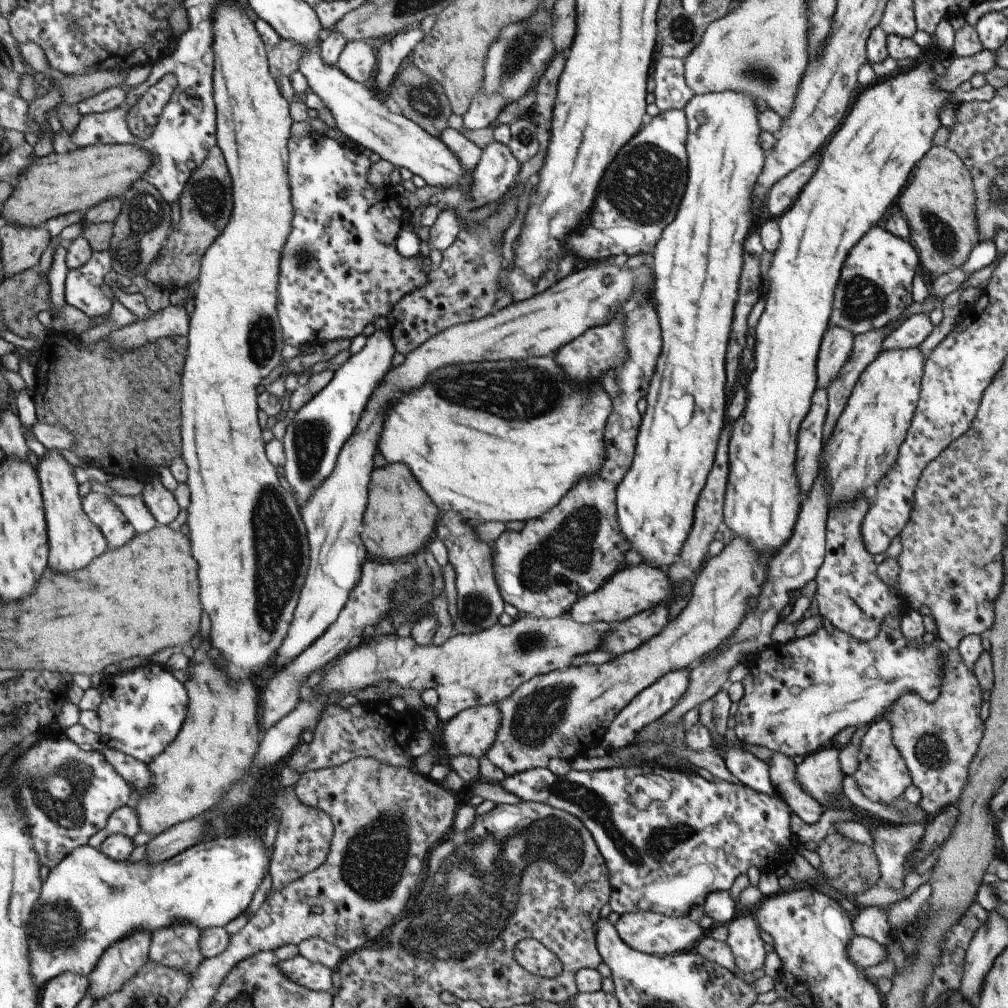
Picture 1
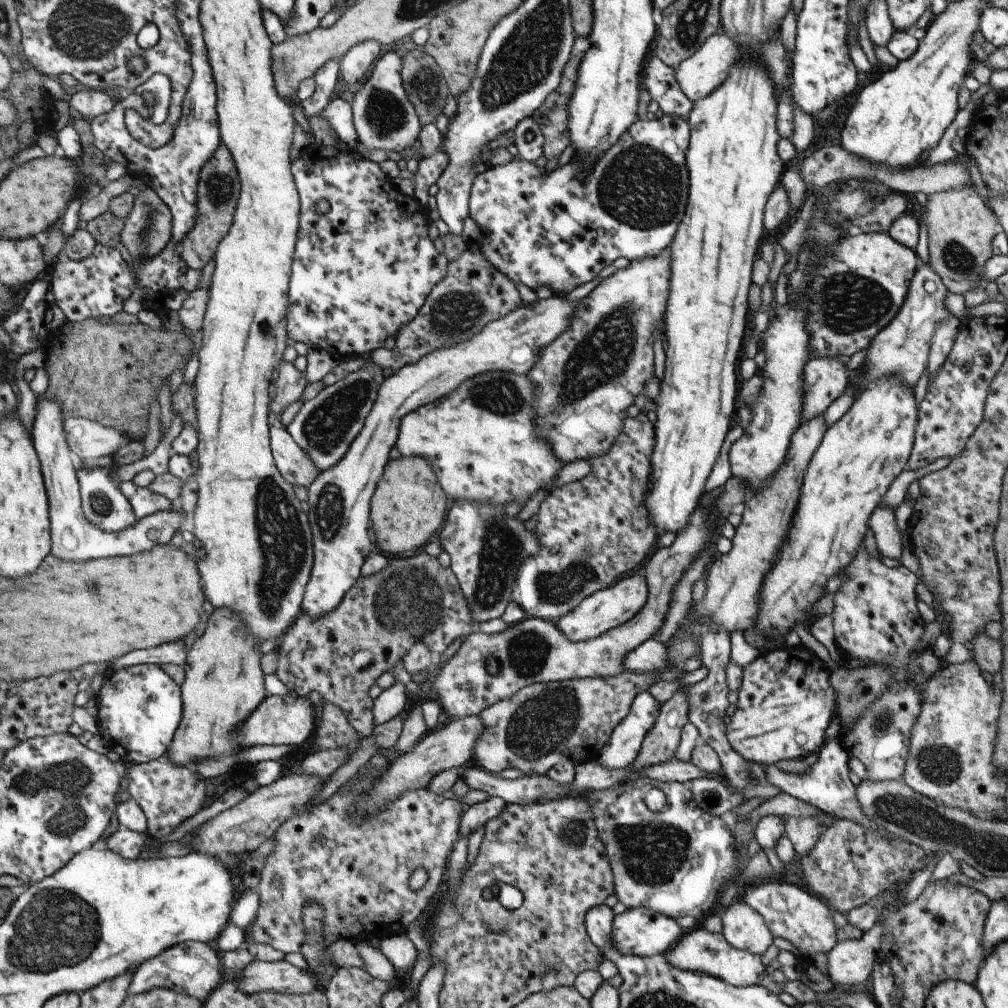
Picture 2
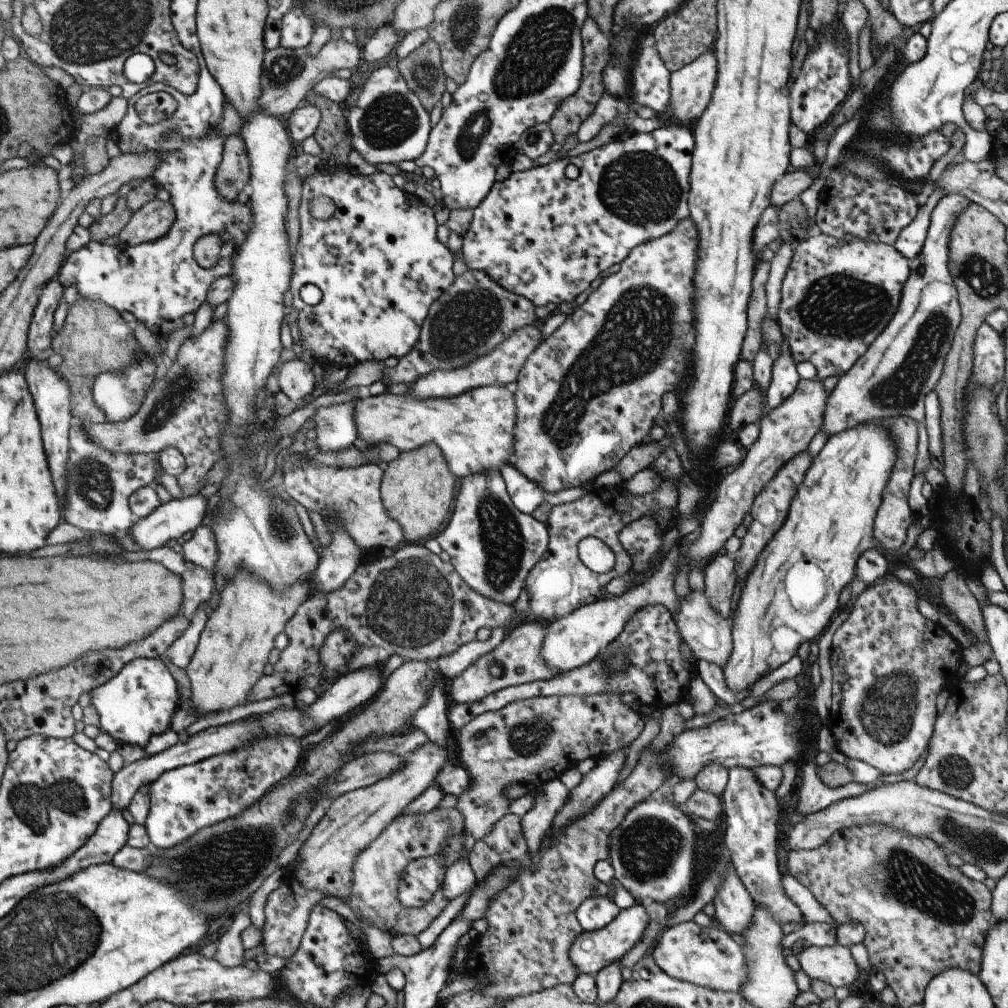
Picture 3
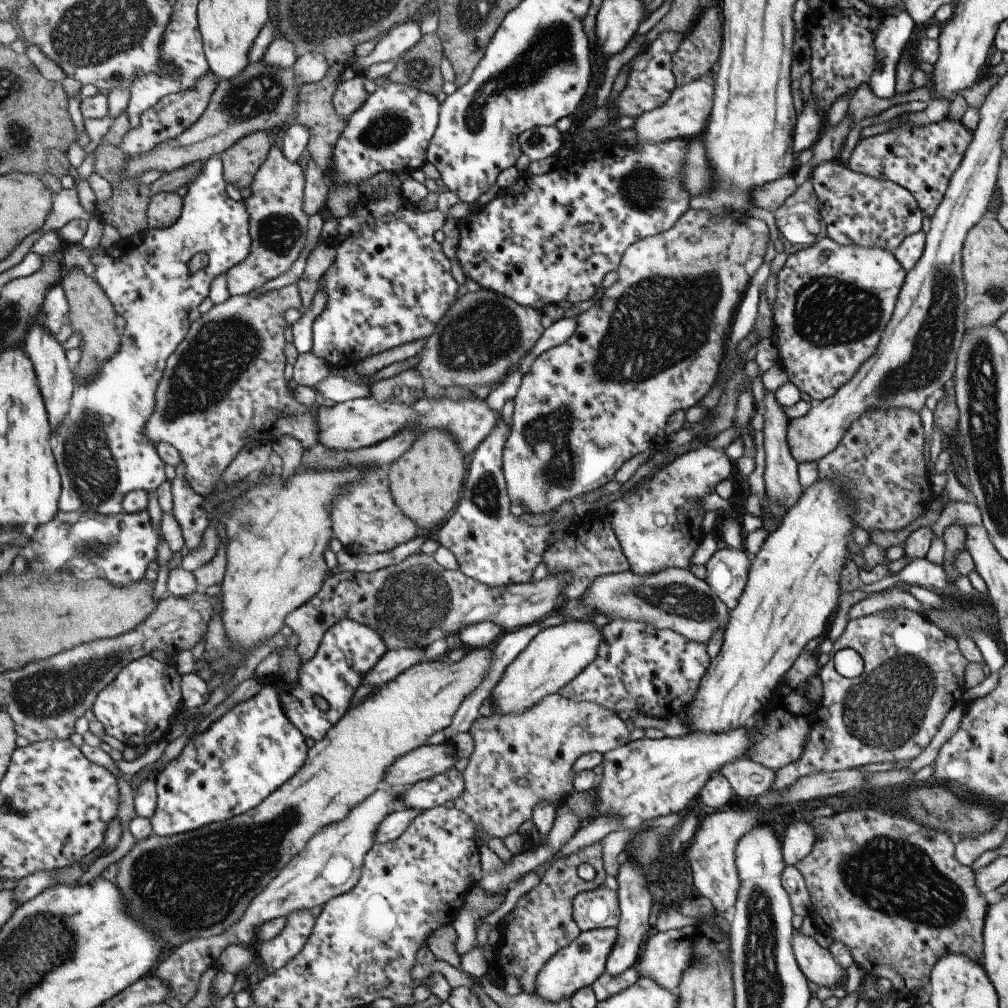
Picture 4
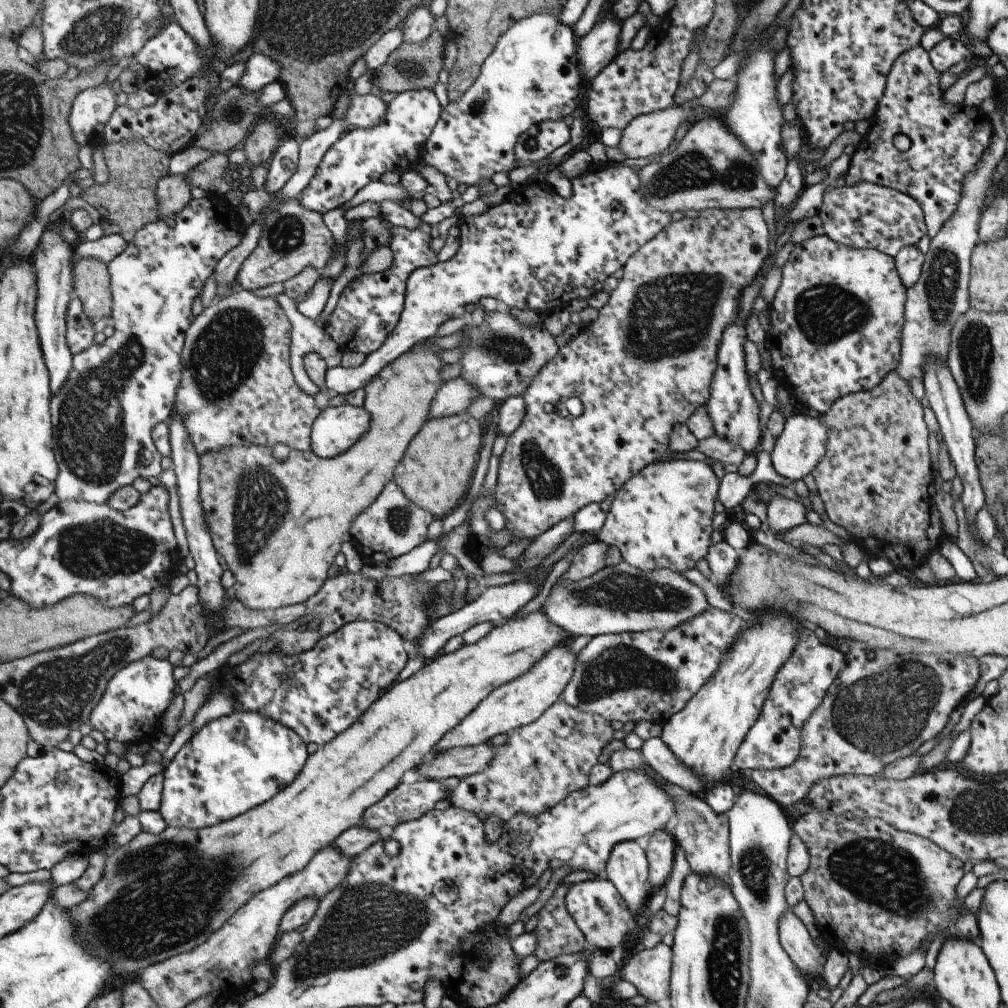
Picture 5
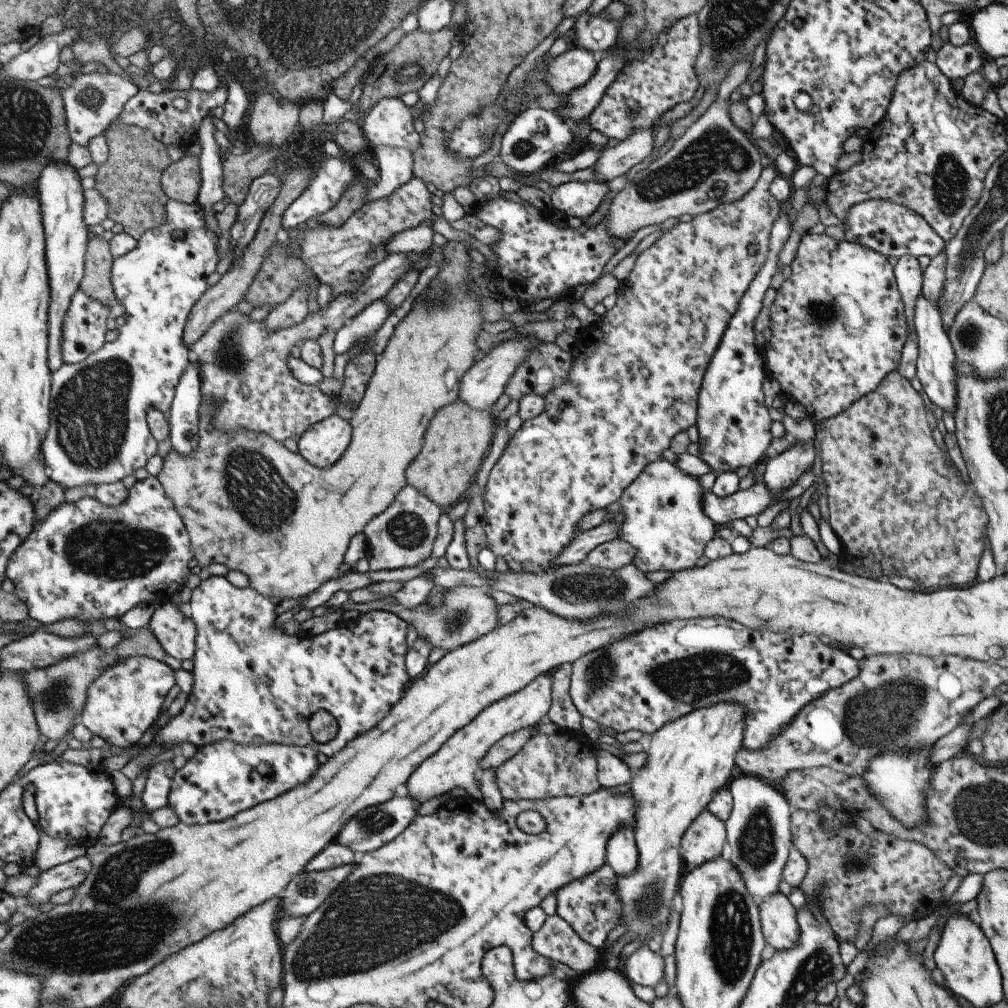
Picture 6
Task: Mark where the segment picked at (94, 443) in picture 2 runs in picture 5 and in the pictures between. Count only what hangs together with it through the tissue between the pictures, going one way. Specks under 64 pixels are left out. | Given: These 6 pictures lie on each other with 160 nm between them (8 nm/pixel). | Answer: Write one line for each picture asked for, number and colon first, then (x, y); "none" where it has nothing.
3: (185, 409)
4: (222, 389)
5: (236, 388)

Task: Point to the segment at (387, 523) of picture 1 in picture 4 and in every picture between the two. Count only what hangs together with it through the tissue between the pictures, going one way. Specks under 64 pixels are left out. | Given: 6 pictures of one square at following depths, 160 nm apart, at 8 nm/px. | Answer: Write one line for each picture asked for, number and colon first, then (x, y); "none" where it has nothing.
2: (407, 507)
3: (416, 490)
4: (425, 482)

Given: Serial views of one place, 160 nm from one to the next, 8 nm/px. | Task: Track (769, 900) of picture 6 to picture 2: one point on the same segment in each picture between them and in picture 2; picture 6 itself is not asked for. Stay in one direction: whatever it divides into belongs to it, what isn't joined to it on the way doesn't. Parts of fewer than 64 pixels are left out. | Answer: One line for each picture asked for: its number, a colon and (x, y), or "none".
2: (849, 962)
3: (834, 965)
4: (817, 964)
5: (792, 935)

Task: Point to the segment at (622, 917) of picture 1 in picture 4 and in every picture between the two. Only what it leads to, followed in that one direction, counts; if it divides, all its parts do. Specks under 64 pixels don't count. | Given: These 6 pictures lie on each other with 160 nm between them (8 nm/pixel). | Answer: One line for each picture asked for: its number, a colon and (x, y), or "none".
2: (637, 931)
3: (591, 950)
4: (577, 965)

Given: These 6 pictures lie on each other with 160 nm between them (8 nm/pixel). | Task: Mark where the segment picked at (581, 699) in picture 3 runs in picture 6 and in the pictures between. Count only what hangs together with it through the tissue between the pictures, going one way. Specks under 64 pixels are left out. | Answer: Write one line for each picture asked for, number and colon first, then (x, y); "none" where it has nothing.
4: (518, 761)
5: (541, 763)
6: (562, 764)

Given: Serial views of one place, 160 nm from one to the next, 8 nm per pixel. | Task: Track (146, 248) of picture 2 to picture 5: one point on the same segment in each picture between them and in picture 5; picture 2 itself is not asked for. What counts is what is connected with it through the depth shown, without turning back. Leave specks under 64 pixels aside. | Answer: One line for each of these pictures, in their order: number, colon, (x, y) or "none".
3: (148, 223)
4: (163, 208)
5: (172, 190)

